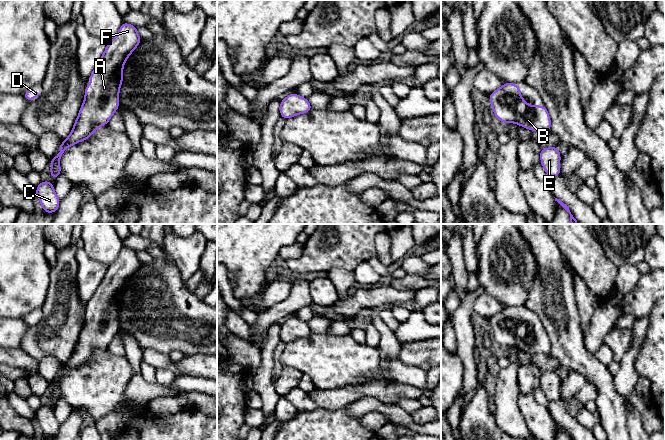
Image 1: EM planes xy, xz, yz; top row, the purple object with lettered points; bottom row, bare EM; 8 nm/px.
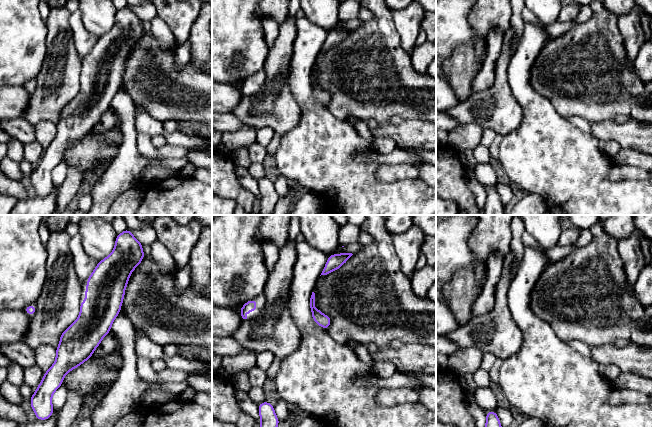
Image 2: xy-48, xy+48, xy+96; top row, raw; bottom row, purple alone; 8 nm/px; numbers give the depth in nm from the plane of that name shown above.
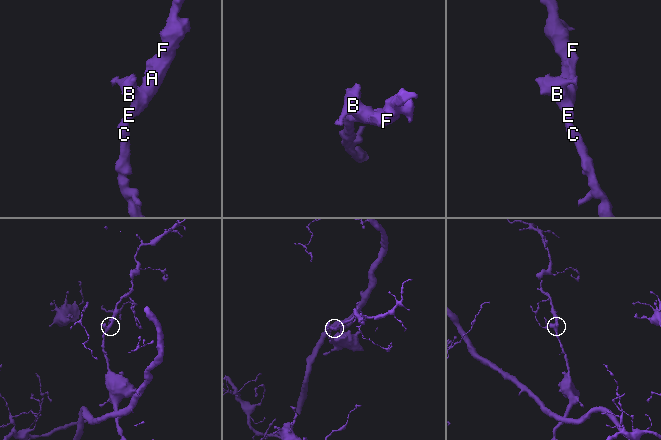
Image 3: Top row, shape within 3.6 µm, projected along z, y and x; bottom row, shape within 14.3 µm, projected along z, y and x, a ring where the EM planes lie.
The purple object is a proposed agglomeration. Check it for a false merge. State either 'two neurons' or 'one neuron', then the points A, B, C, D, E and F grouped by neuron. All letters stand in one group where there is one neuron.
one neuron | A B C D E F

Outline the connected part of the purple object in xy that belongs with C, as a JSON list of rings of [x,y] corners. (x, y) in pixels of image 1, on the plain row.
[[[41,405],[36,411],[36,419],[42,429],[43,435],[51,438],[58,434],[60,423],[57,421],[52,409],[48,405]]]

